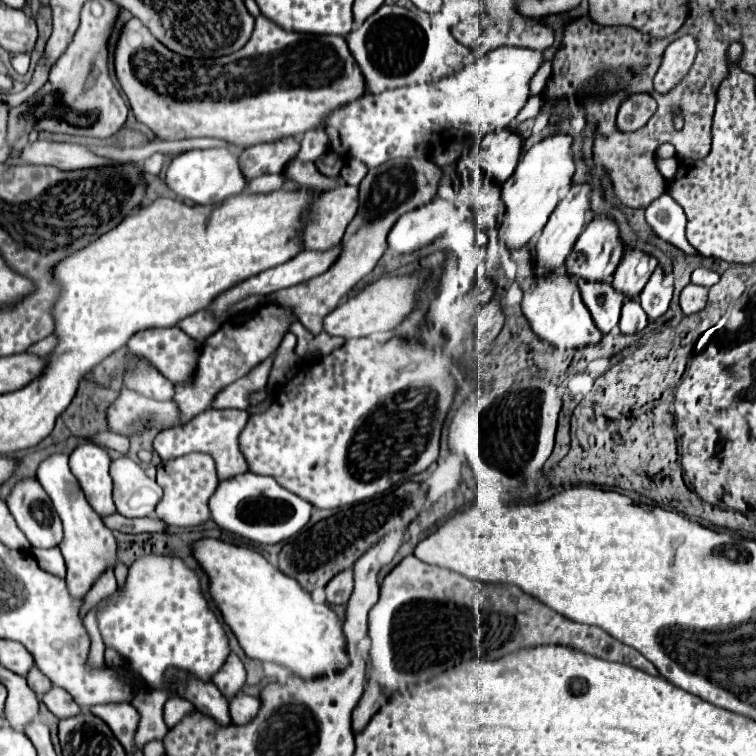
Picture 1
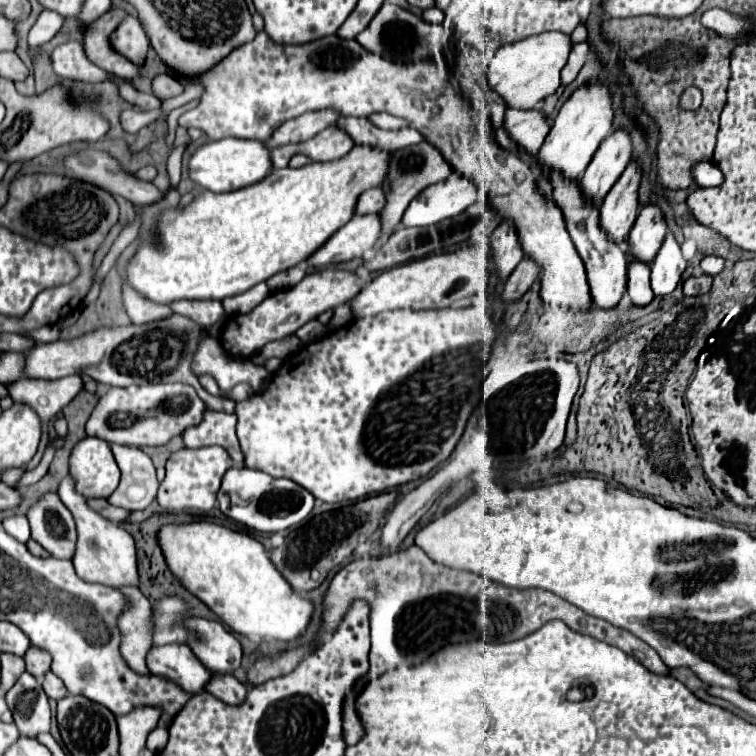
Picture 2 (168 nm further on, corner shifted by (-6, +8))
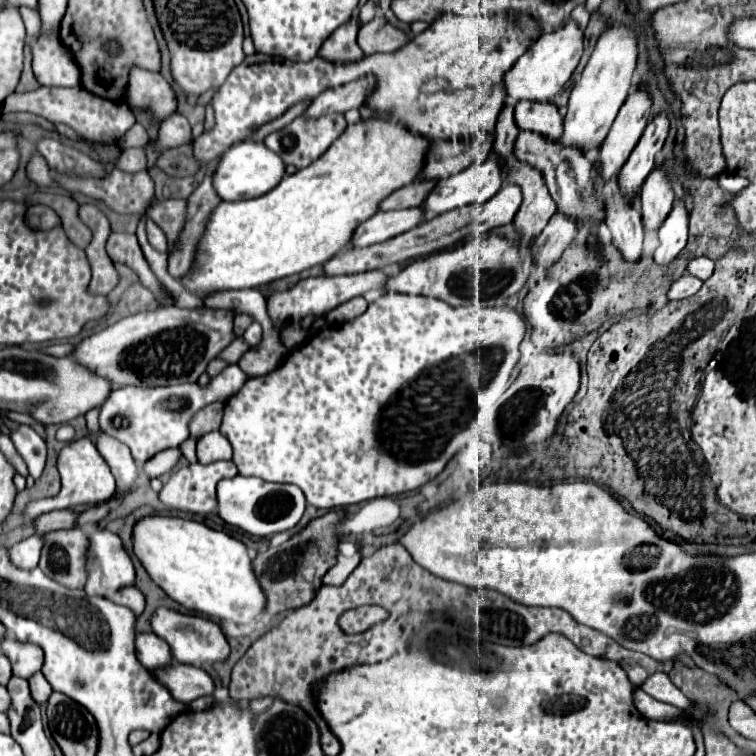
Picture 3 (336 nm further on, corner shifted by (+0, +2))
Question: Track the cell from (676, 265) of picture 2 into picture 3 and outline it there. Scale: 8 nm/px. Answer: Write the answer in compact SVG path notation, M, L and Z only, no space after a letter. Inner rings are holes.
M686 190L684 196L678 202L674 202L674 208L670 210L668 218L662 222L662 226L658 230L660 244L654 252L654 260L658 264L668 264L686 246L686 240L688 240L688 212L690 212L688 202L690 202L690 198L692 196Z

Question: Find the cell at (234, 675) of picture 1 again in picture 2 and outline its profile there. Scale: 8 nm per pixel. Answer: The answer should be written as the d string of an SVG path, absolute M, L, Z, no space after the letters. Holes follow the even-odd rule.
M194 618L194 626L202 630L202 644L194 644L194 654L198 660L210 668L214 674L232 674L242 664L240 642L220 624L206 618Z

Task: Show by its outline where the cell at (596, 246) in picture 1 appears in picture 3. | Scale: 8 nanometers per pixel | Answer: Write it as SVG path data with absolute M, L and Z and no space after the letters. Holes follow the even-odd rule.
M660 112L648 122L642 138L638 140L636 148L632 150L630 158L626 160L620 172L620 188L624 196L636 196L640 192L640 186L654 168L656 154L664 146L668 130L670 130L668 112Z

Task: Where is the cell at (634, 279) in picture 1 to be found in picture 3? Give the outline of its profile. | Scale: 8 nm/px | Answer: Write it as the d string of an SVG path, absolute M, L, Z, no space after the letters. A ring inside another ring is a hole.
M656 166L642 184L640 190L640 208L642 208L642 222L644 230L658 230L660 222L668 216L674 204L674 190L668 178L668 172Z

